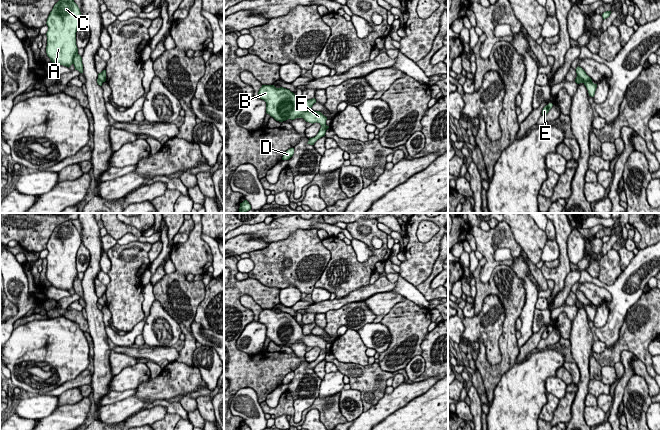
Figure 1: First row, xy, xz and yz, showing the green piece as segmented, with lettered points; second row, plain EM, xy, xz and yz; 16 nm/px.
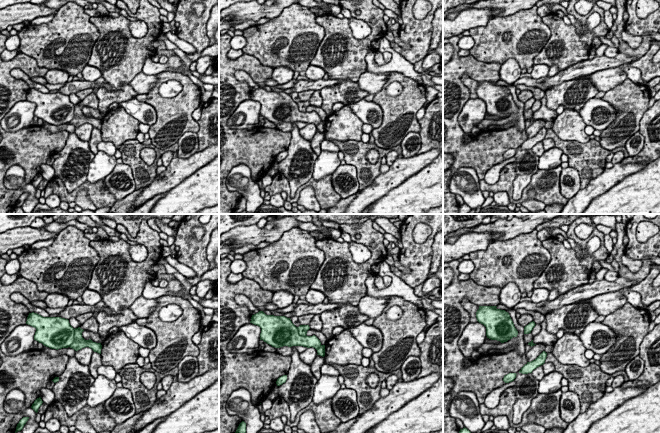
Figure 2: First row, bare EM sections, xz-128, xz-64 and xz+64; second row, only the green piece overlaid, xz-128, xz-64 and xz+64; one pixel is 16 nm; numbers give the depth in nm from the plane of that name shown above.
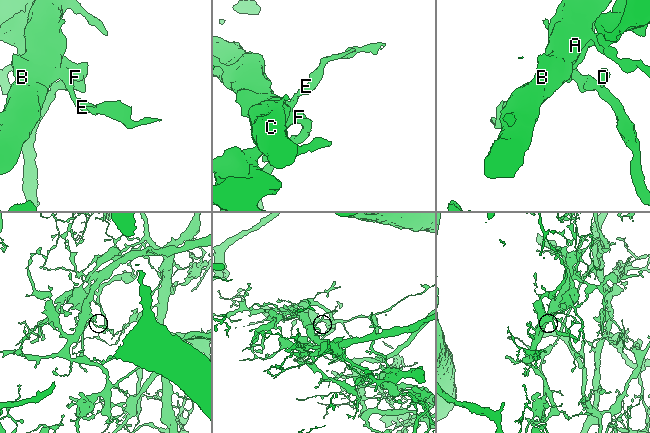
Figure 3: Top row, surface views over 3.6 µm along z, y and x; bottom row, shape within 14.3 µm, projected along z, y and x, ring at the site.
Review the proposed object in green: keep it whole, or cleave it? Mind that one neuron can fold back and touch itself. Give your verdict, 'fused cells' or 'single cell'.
fused cells

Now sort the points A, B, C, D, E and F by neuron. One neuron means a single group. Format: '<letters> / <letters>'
A B C D F / E

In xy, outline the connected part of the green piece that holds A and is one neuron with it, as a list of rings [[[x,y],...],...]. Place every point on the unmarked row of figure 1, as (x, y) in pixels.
[[[72,221],[59,224],[47,242],[48,255],[46,277],[51,286],[70,291],[78,277],[76,256],[81,236]]]

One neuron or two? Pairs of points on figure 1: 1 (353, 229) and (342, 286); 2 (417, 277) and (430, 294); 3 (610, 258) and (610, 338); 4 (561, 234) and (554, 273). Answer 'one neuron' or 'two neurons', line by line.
1: one neuron
2: two neurons
3: two neurons
4: one neuron

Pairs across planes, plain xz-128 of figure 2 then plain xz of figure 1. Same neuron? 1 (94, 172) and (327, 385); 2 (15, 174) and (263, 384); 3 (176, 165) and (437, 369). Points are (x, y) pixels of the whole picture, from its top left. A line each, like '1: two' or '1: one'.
1: one
2: two
3: two

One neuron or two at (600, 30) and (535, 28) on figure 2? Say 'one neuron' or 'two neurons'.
two neurons

